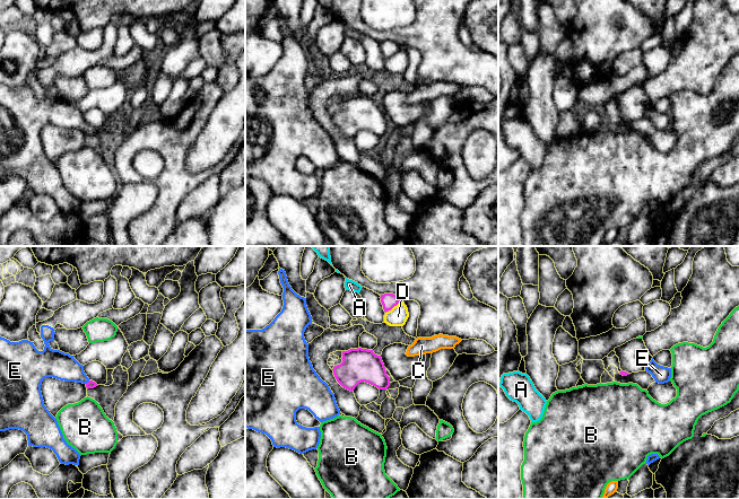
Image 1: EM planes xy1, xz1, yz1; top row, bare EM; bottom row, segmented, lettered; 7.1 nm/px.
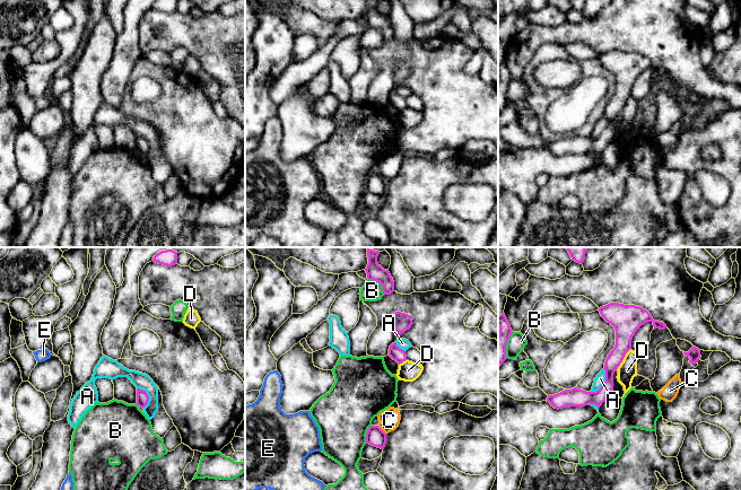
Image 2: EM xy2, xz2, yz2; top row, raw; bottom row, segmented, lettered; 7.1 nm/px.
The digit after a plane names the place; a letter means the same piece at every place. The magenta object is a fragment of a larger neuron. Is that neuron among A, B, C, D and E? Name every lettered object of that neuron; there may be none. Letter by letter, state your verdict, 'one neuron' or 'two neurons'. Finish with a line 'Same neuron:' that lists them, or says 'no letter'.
A: two neurons
B: two neurons
C: two neurons
D: two neurons
E: one neuron
Same neuron: E

